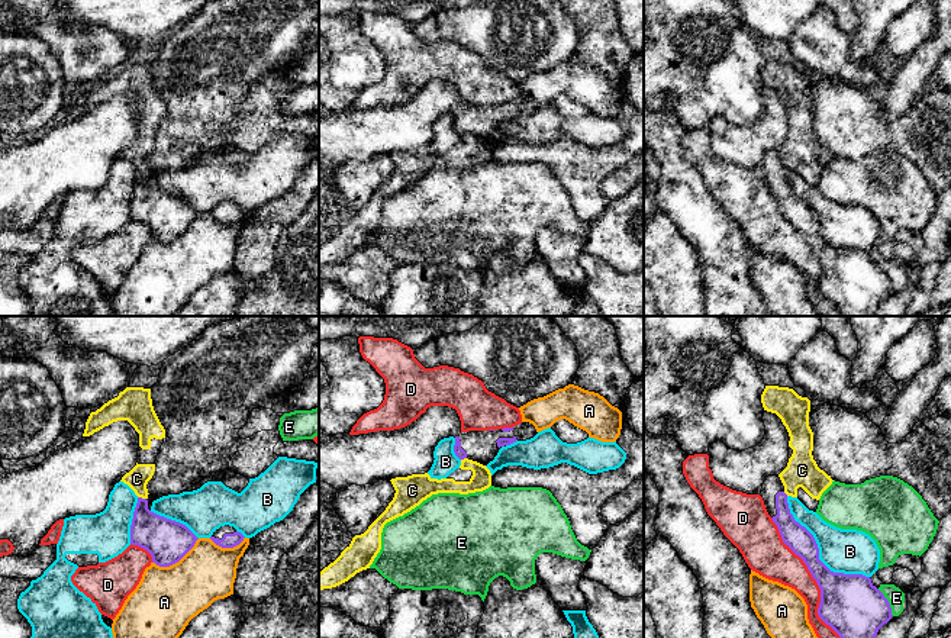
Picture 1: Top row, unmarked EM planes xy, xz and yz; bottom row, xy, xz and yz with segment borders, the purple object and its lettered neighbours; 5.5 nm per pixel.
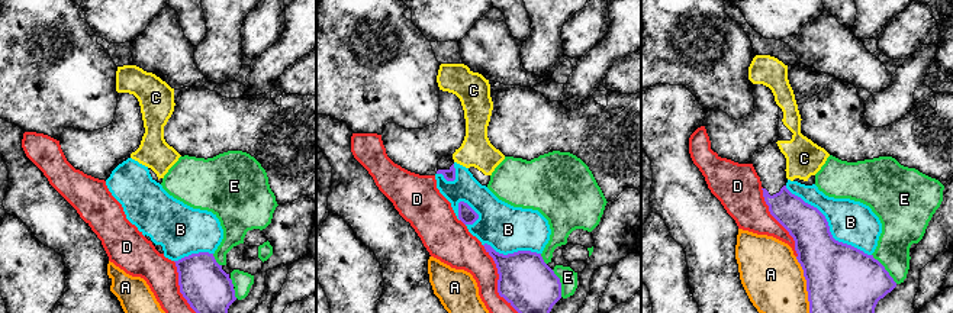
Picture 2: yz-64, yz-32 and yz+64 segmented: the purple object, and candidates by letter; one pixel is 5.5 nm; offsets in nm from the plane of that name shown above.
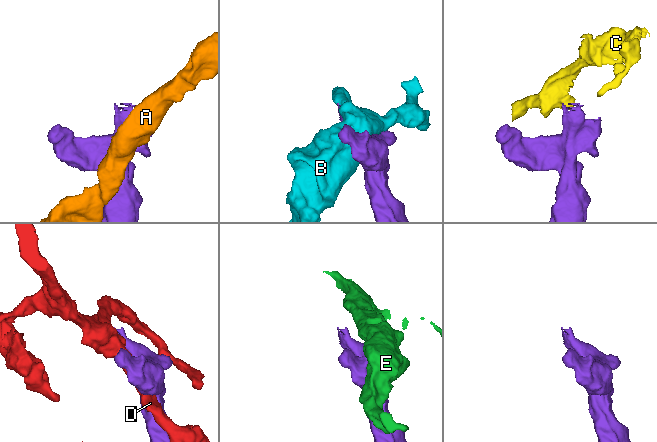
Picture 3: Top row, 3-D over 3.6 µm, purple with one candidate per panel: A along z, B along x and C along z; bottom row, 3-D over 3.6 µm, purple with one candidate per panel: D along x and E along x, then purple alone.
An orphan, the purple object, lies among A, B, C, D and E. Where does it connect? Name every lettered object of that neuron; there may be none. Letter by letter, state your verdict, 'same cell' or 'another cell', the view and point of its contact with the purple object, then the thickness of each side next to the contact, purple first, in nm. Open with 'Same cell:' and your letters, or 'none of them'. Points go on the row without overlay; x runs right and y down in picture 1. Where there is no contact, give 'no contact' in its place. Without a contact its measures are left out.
Same cell: none of them
A: another cell | xy (176, 237) | 240/360 nm
B: another cell | yz (818, 226) | 200/260 nm
C: another cell | xy (141, 173) | 220/120 nm
D: another cell | yz (814, 253) | 320/220 nm
E: another cell | yz (887, 277) | 340/100 nm

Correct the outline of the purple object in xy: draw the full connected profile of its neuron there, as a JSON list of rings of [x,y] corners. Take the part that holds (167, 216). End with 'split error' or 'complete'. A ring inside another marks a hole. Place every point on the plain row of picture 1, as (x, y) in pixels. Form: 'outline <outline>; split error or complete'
outline [[[212,0],[181,26],[162,36],[158,58],[151,62],[154,86],[165,104],[165,113],[148,157],[148,173],[138,173],[130,200],[130,219],[146,225],[152,238],[170,242],[178,238],[199,215],[186,200],[151,186],[152,177],[180,170],[219,146],[231,145],[229,136],[241,122],[239,104],[257,83],[273,86],[273,75],[299,61],[309,51],[312,25],[319,19],[319,6],[309,0]]]; split error

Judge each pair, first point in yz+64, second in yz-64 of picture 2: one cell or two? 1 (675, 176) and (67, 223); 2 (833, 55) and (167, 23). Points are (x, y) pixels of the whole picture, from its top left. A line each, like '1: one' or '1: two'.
1: one
2: one

